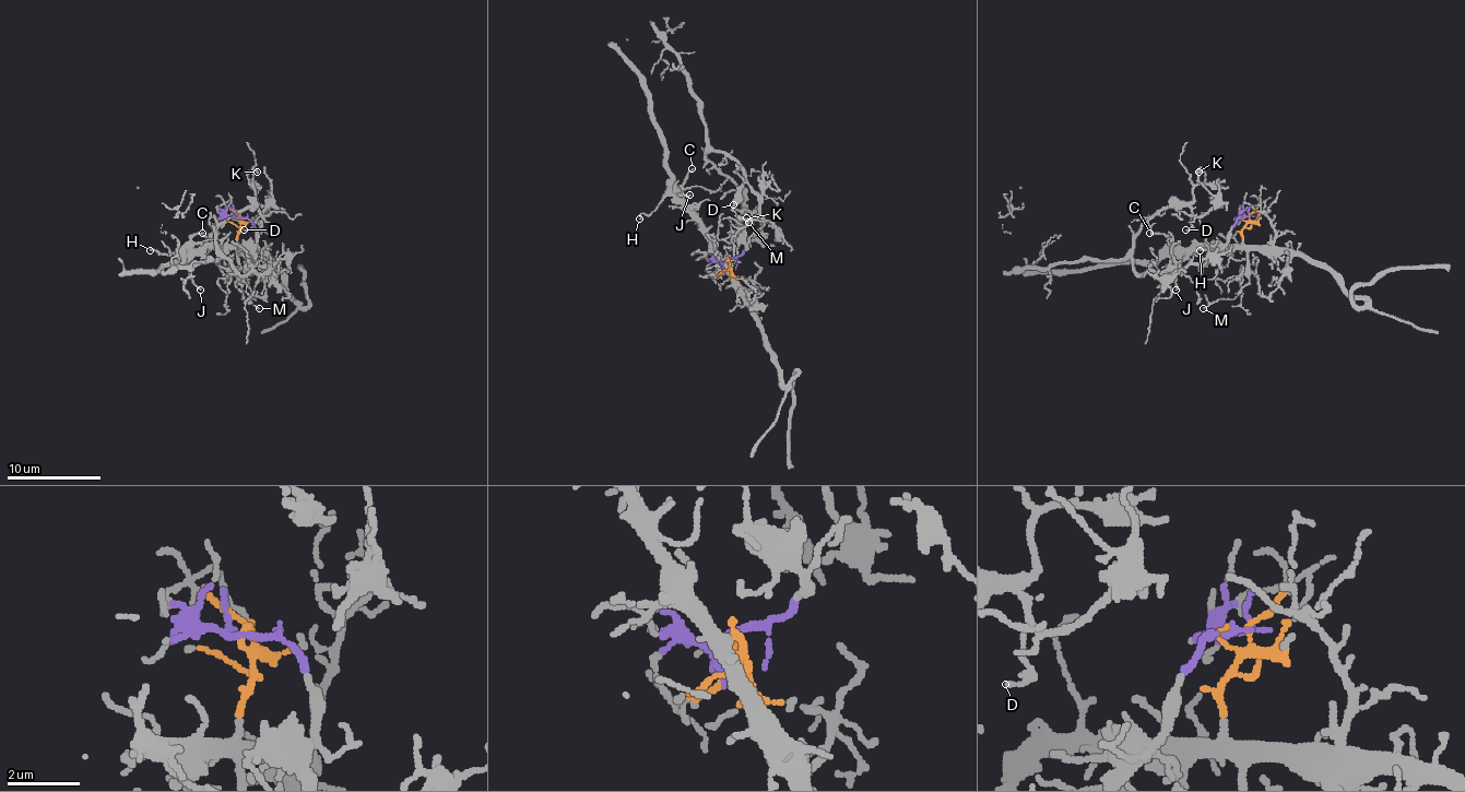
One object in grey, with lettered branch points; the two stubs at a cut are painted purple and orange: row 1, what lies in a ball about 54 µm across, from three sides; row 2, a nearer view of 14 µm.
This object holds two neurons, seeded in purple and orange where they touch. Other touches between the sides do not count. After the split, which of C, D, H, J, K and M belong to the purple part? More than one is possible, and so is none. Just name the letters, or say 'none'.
D, K

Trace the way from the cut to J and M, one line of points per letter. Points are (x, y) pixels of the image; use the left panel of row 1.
J: (238, 219), (240, 228), (234, 245), (205, 245), (191, 259), (189, 278), (201, 288)
M: (238, 219), (238, 280), (243, 298), (259, 308)

